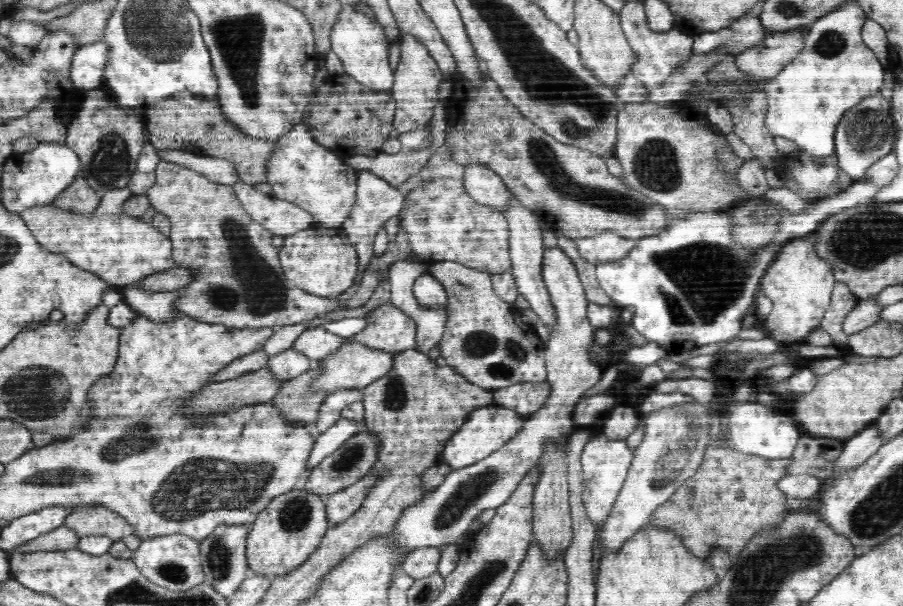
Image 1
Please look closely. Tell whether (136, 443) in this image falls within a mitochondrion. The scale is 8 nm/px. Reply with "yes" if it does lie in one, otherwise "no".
yes

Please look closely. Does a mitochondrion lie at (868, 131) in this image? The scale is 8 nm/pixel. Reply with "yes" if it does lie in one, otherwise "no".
yes

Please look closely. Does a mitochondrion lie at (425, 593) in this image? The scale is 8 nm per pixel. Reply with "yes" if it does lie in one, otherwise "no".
yes

